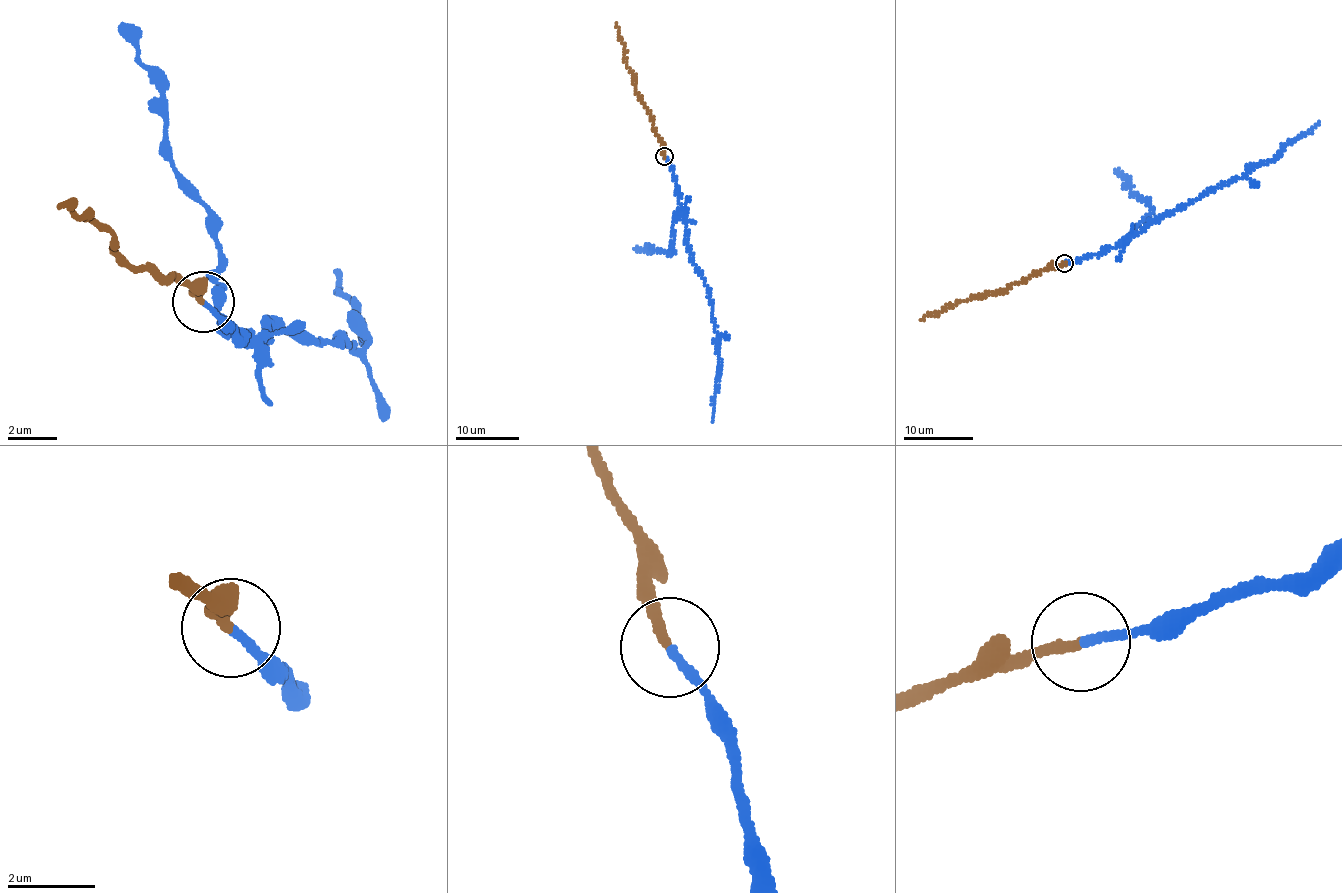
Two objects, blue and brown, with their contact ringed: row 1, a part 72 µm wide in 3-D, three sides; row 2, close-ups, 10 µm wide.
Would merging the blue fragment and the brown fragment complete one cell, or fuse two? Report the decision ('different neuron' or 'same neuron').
different neuron

